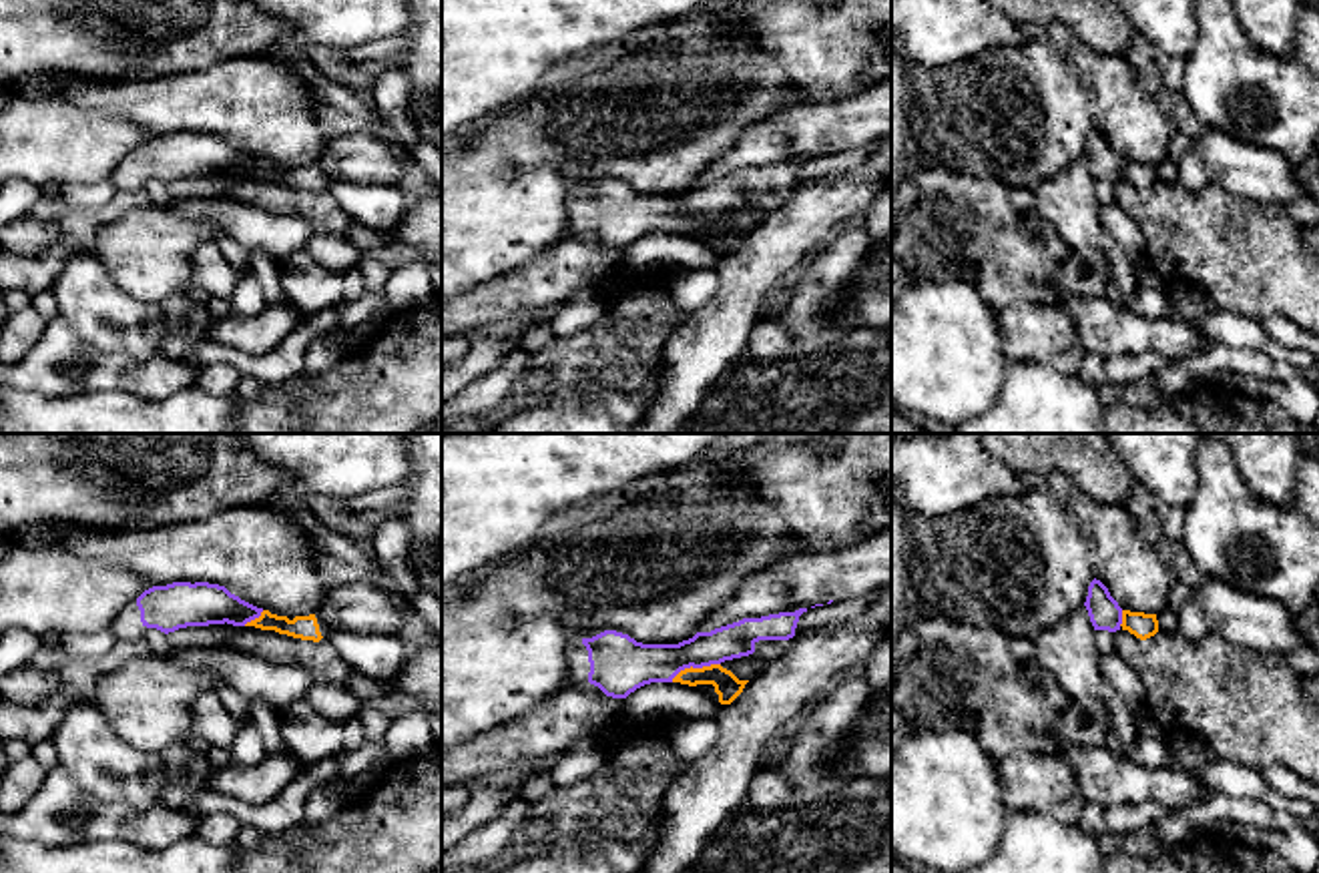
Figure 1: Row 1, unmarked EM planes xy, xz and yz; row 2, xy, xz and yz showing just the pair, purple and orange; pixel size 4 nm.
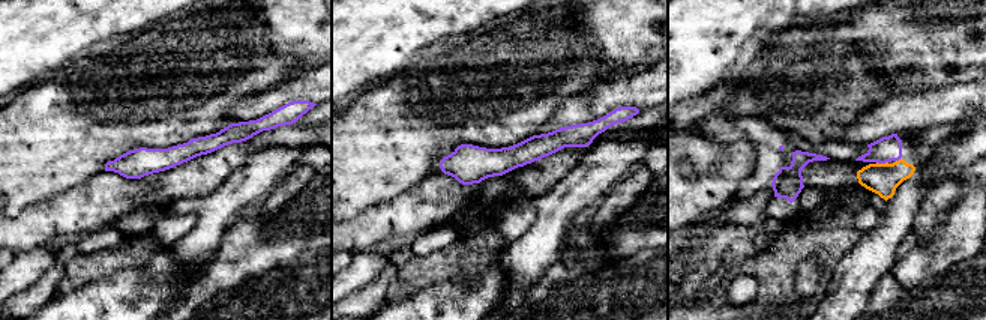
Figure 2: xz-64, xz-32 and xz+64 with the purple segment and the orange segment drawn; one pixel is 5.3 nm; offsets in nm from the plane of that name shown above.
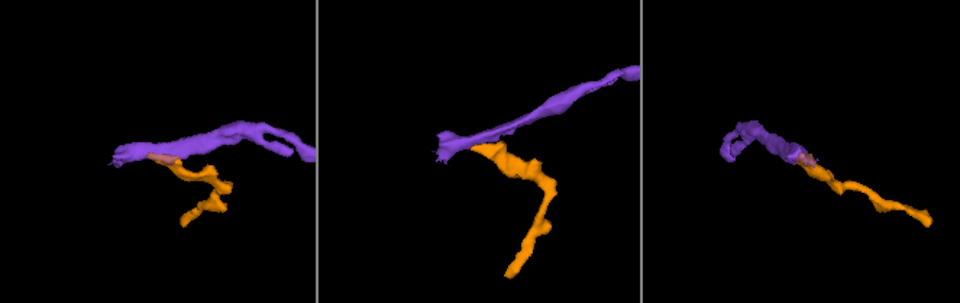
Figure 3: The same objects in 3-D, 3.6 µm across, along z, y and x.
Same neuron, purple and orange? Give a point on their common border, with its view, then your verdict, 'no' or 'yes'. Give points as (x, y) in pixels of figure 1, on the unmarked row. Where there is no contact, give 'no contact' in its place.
contact xz (695, 217); yes

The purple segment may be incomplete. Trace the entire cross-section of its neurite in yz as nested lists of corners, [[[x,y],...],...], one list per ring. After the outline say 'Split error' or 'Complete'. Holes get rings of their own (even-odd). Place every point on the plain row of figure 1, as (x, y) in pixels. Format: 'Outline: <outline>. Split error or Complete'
Outline: [[[1092,130],[1084,153],[1094,181],[1128,181],[1140,191],[1158,183],[1156,165],[1122,161],[1100,130]]]. Split error

